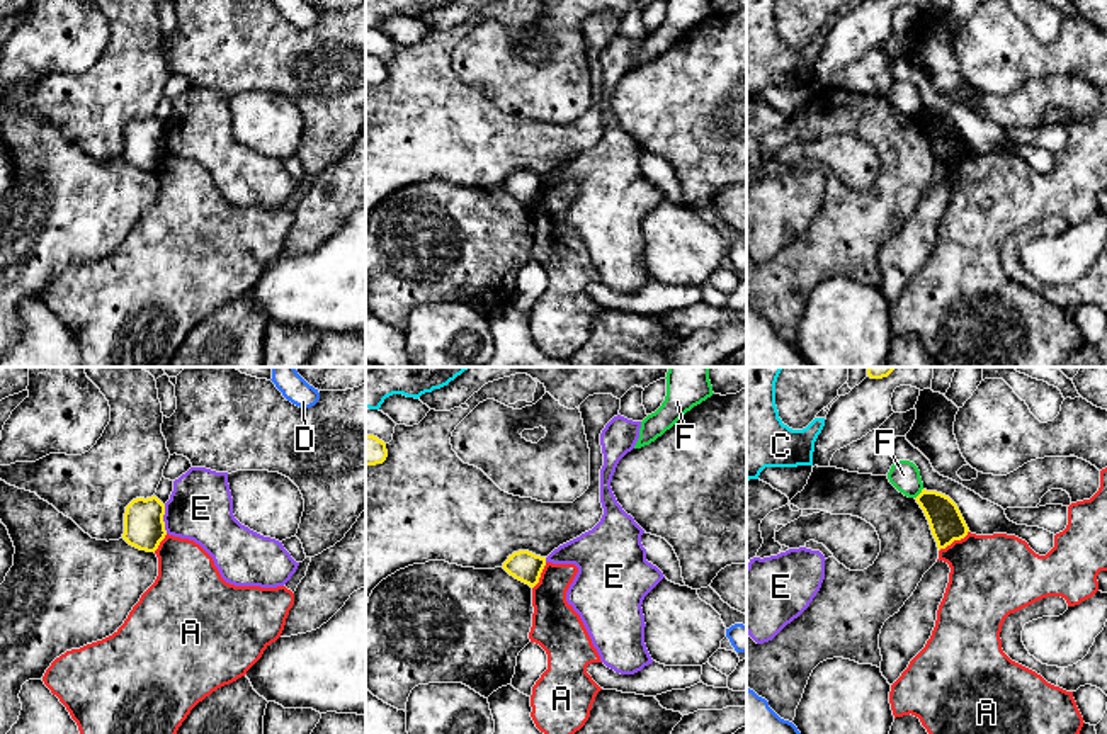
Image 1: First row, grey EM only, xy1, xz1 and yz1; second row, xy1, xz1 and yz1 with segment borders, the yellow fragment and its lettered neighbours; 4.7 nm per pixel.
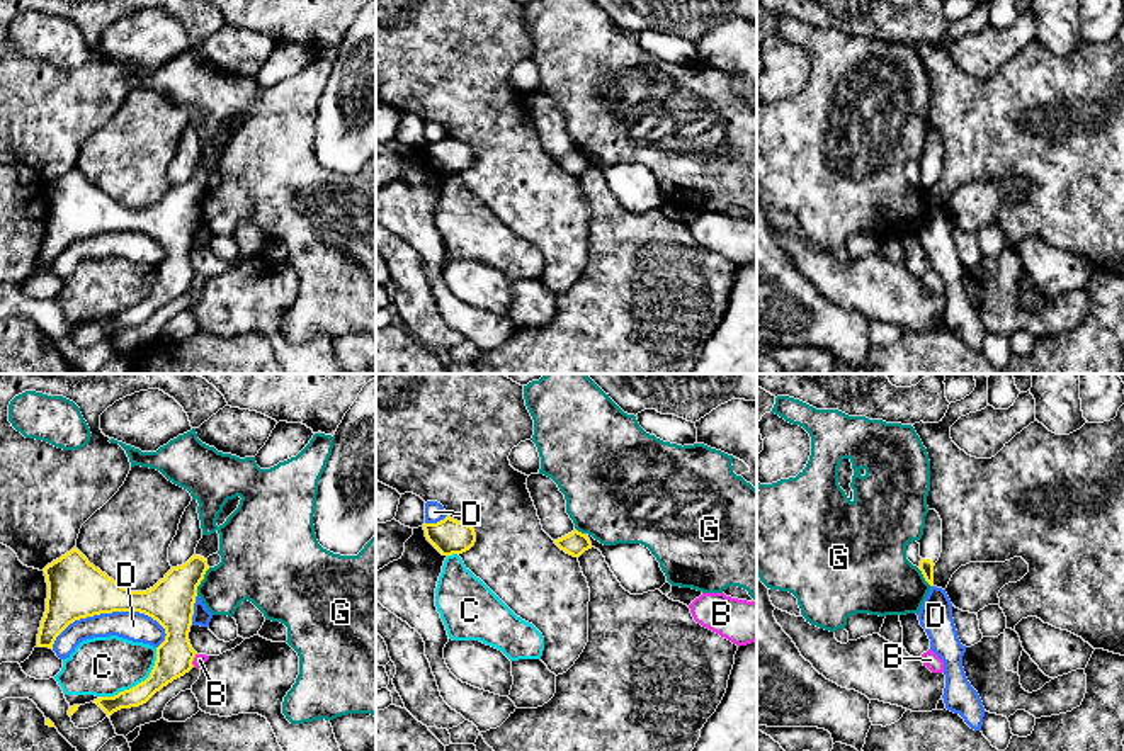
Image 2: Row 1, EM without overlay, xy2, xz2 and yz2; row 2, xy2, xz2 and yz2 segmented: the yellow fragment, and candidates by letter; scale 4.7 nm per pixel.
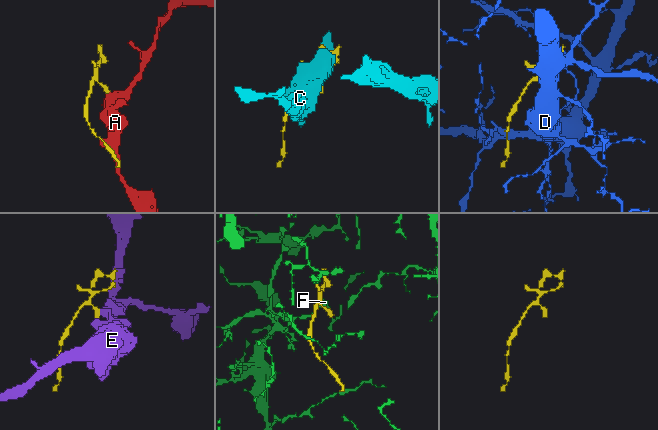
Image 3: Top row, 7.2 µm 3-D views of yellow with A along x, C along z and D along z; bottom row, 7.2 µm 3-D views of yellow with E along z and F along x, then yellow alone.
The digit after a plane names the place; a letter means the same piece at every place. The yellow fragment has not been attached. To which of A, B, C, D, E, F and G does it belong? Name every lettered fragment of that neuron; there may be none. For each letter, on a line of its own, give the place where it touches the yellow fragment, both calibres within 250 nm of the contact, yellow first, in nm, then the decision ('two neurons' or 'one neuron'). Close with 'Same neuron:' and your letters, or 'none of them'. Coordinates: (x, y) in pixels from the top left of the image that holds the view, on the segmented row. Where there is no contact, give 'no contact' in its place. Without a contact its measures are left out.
A: meets yellow in yz1 at (954, 539); 160 nm thick on the yellow side, 400 nm on the other; two neurons
B: meets yellow in xy2 at (193, 660); 180 nm thick on the yellow side, 60 nm on the other; two neurons
C: meets yellow in xy2 at (138, 683); 180 nm thick on the yellow side, 280 nm on the other; two neurons
D: meets yellow in xy2 at (107, 612); 280 nm thick on the yellow side, 140 nm on the other; two neurons
E: meets yellow in xy1 at (162, 519); 190 nm thick on the yellow side, 300 nm on the other; two neurons
F: meets yellow in yz1 at (920, 493); 160 nm thick on the yellow side, 140 nm on the other; two neurons
G: meets yellow in xy2 at (201, 580); 220 nm thick on the yellow side, 300 nm on the other; two neurons
Same neuron: none of them

